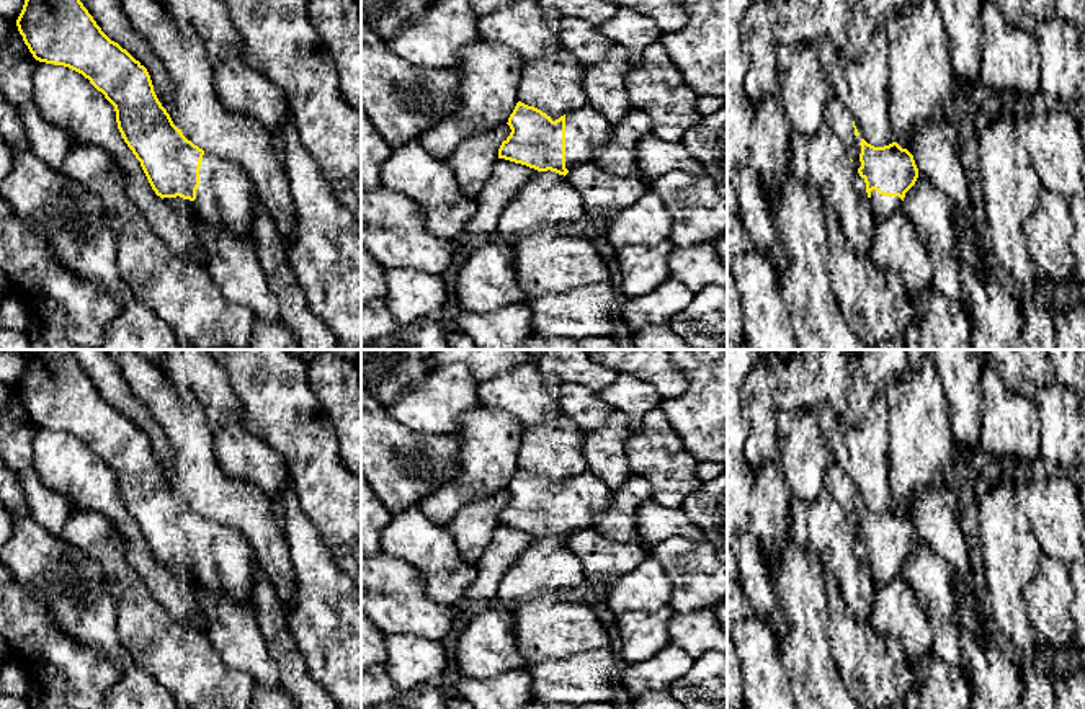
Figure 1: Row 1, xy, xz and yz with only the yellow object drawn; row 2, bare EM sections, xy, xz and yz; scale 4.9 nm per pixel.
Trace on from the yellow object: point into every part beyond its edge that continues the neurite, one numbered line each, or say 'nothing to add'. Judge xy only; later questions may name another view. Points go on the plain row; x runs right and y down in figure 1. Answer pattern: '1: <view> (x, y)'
1: xy (226, 564)

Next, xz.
1: xz (585, 494)

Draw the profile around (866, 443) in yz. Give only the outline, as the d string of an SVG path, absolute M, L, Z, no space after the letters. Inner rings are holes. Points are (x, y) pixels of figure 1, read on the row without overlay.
M876 395L864 418L843 436L848 448L843 470L851 479L860 503L874 513L895 508L887 479L886 395Z

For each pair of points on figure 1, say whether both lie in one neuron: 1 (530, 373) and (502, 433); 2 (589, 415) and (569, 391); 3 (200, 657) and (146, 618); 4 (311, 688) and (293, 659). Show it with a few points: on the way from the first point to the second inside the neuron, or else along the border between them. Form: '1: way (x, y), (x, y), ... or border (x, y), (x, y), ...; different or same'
1: border (484, 405), (505, 412), (523, 425); different
2: way (585, 409), (574, 397); same
3: way (187, 657), (159, 631); same
4: way (304, 682), (293, 670), (293, 665); same

